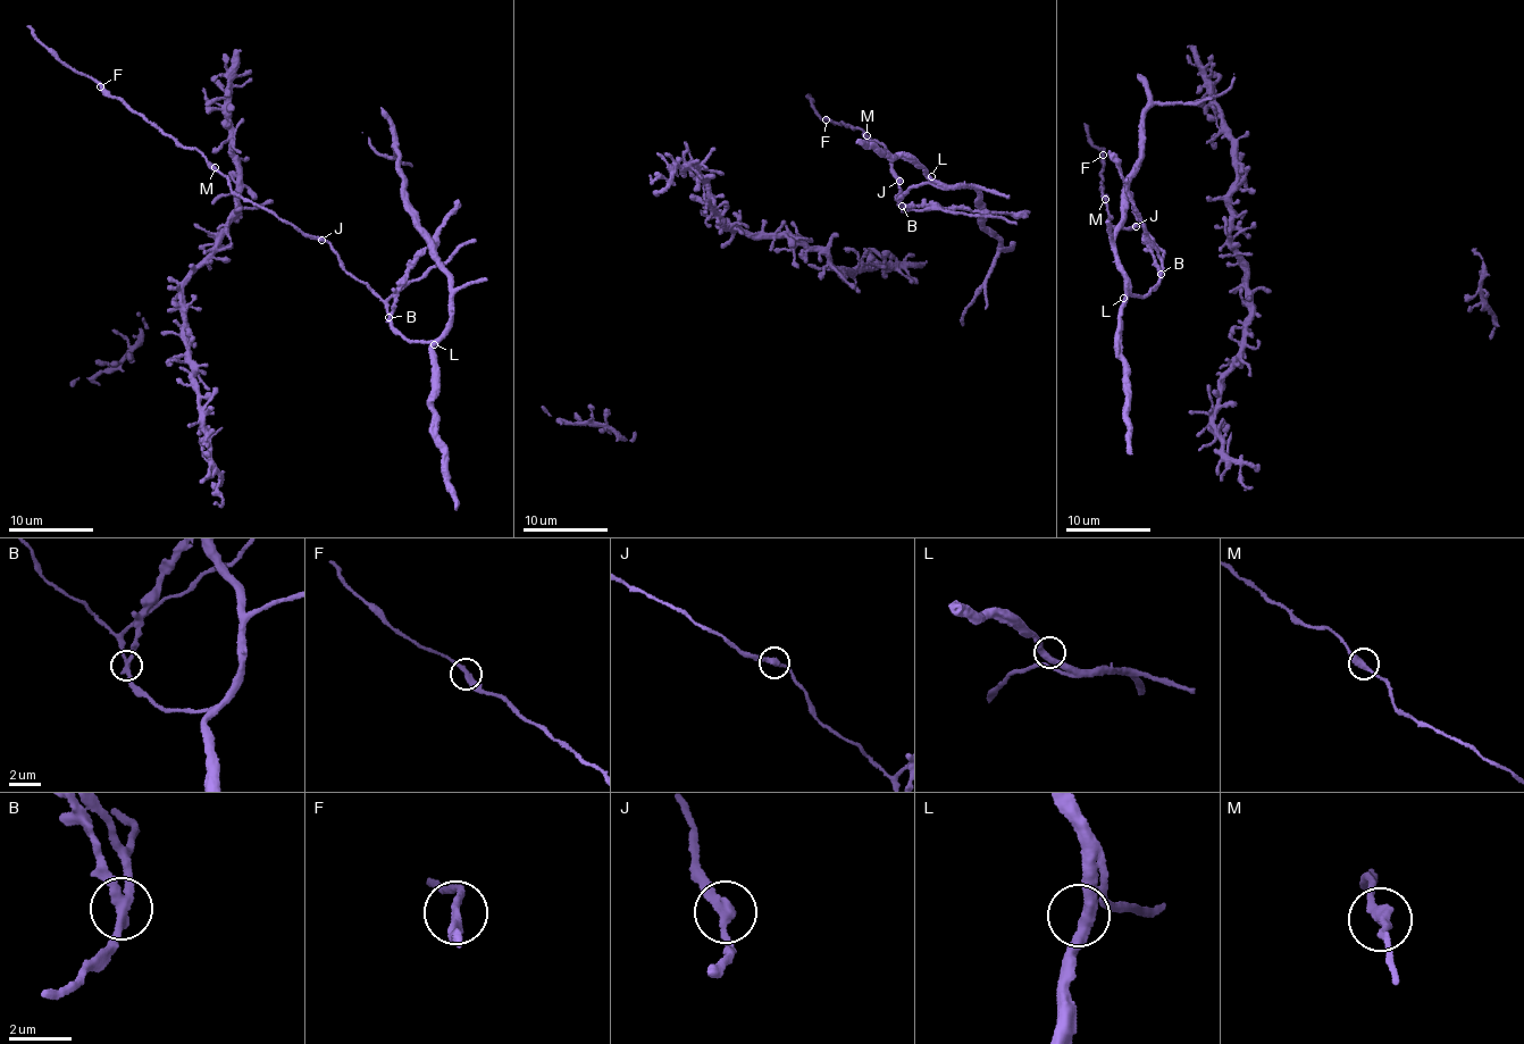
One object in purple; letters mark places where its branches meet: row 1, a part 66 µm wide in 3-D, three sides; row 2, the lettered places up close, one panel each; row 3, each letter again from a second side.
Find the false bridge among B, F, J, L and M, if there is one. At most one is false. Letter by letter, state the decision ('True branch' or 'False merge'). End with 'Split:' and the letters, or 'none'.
B: False merge
F: True branch
J: True branch
L: True branch
M: True branch
Split: B

